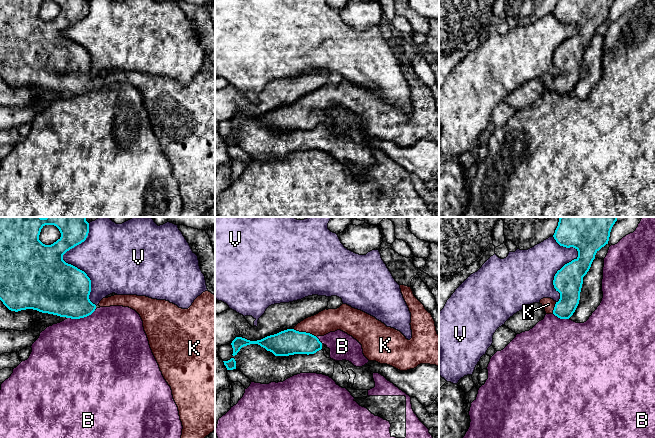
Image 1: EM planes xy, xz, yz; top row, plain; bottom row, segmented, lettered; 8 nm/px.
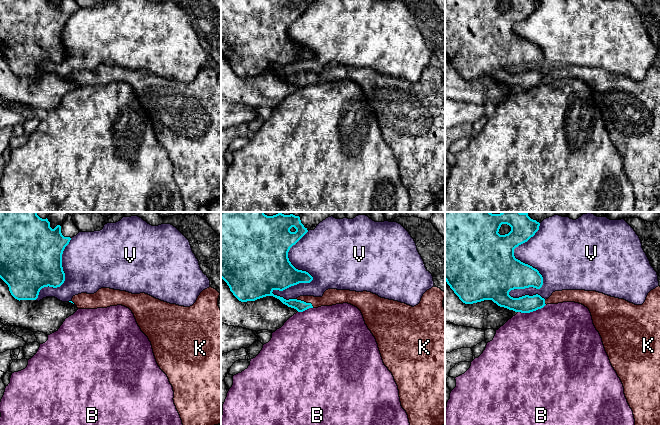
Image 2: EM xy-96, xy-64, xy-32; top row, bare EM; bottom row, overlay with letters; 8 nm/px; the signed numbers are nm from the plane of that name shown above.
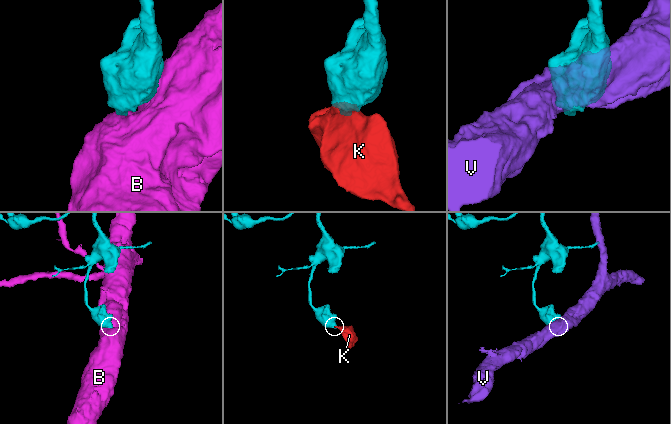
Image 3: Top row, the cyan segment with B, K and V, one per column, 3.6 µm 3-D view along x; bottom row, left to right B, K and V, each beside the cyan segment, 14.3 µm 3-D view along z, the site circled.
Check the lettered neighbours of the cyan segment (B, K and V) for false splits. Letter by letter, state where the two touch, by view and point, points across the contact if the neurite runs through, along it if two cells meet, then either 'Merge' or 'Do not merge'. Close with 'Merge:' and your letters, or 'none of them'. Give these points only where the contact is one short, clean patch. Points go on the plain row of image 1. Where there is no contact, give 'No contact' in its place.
B: Touches cyan at xy (81, 93). Boundary: xy (95, 86), (83, 93), (67, 94). Do not merge
K: Touches cyan at xz (305, 108). Path across: xz (288, 118), (296, 117), (305, 108), (313, 102), (331, 96). Merge
V: Touches cyan at xy (70, 40). Do not merge
Merge: K

